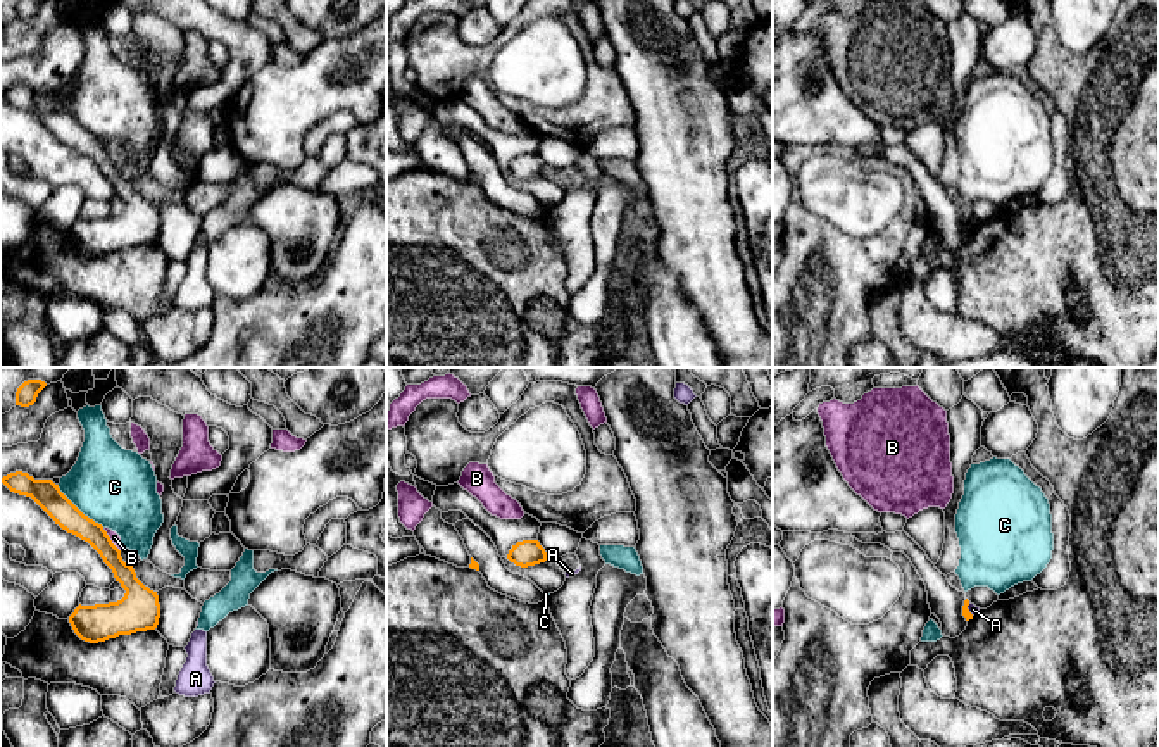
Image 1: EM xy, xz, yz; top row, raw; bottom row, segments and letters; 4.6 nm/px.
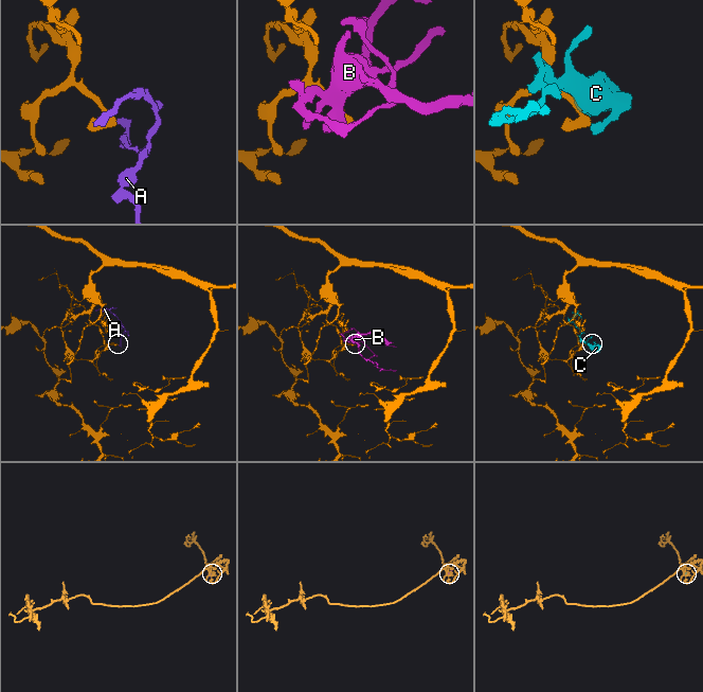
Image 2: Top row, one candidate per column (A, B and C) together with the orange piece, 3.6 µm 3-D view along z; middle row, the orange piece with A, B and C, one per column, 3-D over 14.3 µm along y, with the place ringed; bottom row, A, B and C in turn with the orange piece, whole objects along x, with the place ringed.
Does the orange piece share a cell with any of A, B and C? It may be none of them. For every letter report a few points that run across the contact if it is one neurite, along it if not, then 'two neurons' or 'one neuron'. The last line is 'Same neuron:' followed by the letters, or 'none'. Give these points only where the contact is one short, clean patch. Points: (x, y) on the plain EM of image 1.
A: yz (968, 216), (968, 223), (973, 228) | two neurons
B: xy (102, 142), (119, 164) | two neurons
C: two neurons
Same neuron: none

